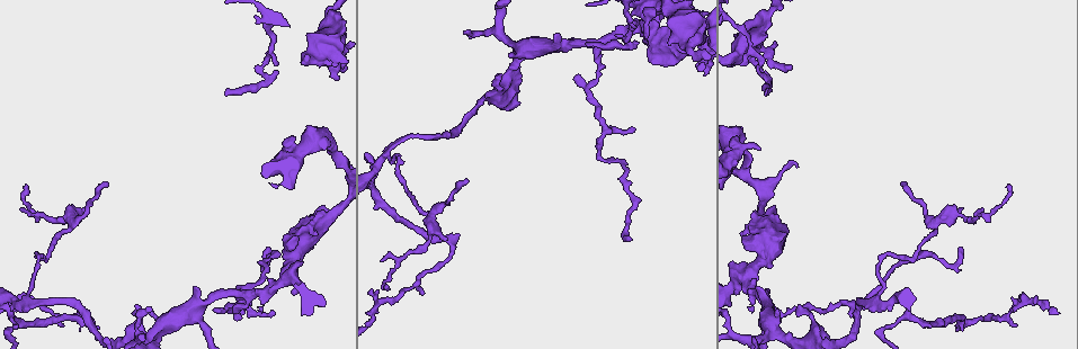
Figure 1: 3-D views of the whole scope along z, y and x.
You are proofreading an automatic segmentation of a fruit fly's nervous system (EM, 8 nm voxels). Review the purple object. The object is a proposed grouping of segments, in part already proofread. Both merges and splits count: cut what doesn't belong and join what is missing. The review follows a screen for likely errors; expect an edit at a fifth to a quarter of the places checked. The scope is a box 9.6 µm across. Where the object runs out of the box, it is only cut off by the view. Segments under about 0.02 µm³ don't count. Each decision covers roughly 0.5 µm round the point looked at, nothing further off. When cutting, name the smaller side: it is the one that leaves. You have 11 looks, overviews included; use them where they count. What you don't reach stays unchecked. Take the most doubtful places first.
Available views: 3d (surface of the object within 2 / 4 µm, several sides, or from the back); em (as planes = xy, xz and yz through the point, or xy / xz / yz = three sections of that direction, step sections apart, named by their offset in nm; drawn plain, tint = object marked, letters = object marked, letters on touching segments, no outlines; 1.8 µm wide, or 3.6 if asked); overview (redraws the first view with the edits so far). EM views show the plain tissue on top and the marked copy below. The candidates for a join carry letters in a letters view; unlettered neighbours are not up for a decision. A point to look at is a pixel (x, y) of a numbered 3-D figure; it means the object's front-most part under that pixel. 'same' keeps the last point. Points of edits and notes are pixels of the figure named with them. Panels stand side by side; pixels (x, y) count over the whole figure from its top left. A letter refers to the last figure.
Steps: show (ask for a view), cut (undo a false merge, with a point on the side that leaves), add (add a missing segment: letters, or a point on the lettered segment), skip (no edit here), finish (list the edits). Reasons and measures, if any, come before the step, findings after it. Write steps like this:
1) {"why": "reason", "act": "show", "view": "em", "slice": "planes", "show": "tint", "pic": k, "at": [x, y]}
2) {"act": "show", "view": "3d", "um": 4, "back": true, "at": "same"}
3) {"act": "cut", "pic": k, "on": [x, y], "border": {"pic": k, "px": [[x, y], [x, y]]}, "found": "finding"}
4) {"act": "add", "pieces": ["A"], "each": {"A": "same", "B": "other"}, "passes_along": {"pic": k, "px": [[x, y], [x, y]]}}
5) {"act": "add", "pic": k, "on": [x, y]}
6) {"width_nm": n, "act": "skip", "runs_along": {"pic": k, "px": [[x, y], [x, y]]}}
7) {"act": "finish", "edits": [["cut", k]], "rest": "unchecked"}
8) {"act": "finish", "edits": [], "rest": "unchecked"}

{"why": "branch stops here", "act": "show", "view": "em", "slice": "xy", "step": 4, "show": "letters", "pic": 1, "at": [766, 95]}

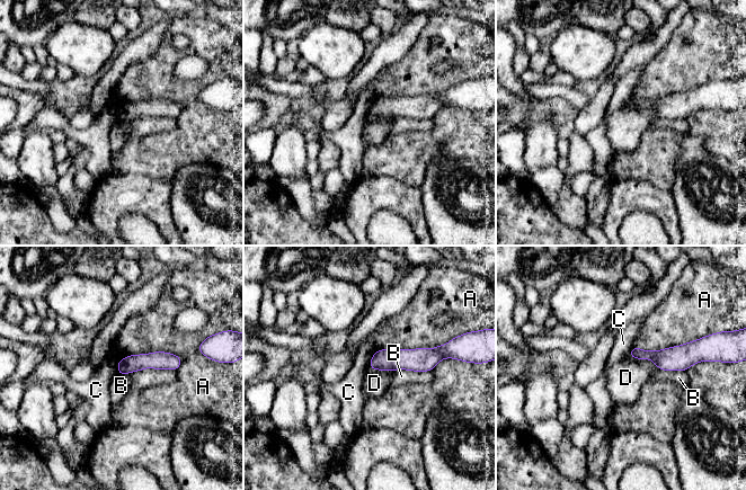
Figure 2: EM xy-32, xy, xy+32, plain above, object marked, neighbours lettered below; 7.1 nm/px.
{"act": "show", "view": "em", "slice": "yz", "step": 16, "show": "letters", "at": "same"}

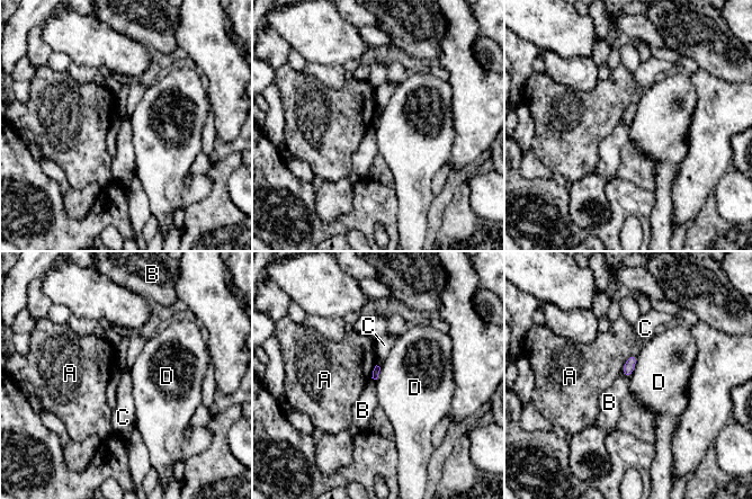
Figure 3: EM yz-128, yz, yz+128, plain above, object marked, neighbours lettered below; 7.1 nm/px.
{"act": "skip", "each": {"A": "other", "B": "other", "C": "other", "D": "other"}, "border": {"pic": 3, "px": [[637, 355], [637, 362], [629, 379]]}, "found": "no lettered segment goes on from it"}

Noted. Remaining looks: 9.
{"why": "abrupt turn", "act": "show", "view": "3d", "um": 2, "pic": 1, "at": [390, 147]}

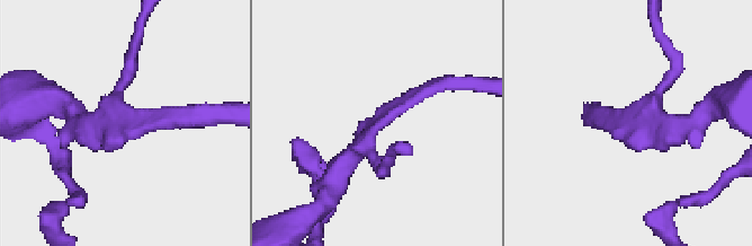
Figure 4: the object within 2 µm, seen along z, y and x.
{"arms": 3, "why": "shape alone is not enough", "act": "show", "view": "em", "slice": "xy", "step": 16, "show": "tint", "pic": 4, "at": [378, 128]}

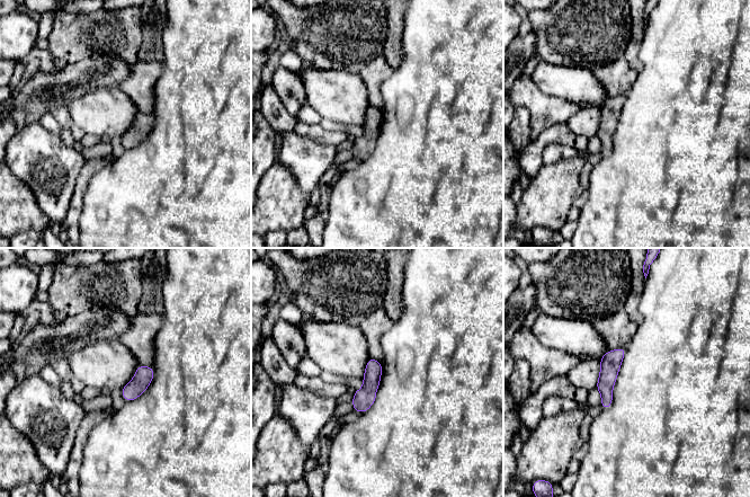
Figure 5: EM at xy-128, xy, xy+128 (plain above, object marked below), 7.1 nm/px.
{"why": "another direction", "act": "show", "view": "em", "slice": "planes", "show": "letters", "at": "same"}

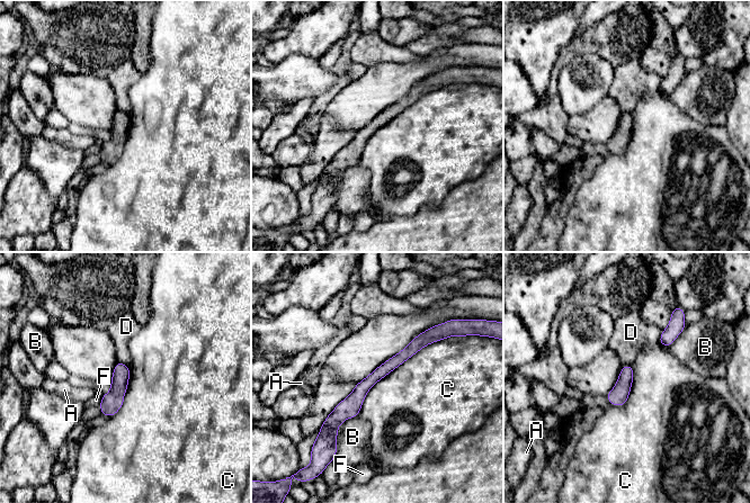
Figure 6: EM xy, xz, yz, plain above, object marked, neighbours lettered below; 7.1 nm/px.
{"act": "skip", "each": {"A": "other", "B": "other", "C": "other", "D": "other", "F": "other"}, "runs_along": {"pic": 6, "px": [[429, 335], [378, 373], [327, 422]]}, "found": "continuous, no second cell"}

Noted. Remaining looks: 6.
{"why": "free end", "act": "show", "view": "em", "slice": "planes", "show": "letters", "pic": 1, "at": [333, 77]}

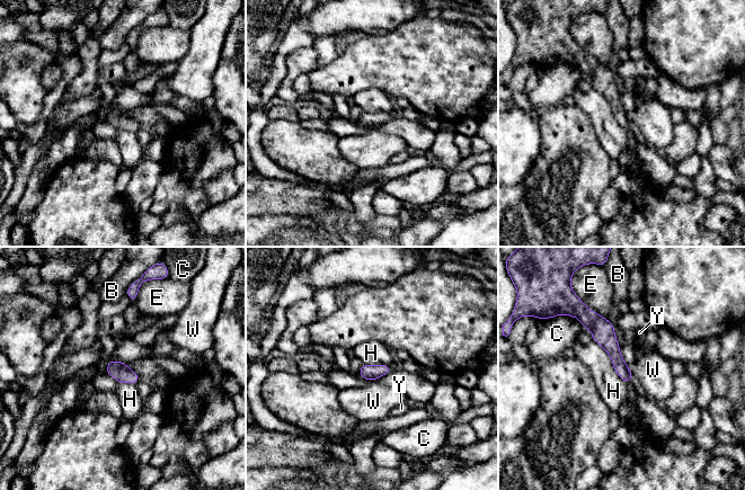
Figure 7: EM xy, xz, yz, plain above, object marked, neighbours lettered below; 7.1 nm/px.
{"act": "skip", "each": {"B": "other", "C": "other", "E": "other", "H": "other", "W": "other", "Y": "other"}, "runs_along": {"pic": 7, "px": [[590, 315], [602, 329], [628, 380]]}, "found": "none of them fits"}

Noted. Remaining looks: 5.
{"why": "branch stops here", "act": "show", "view": "em", "slice": "planes", "show": "letters", "pic": 1, "at": [749, 309]}

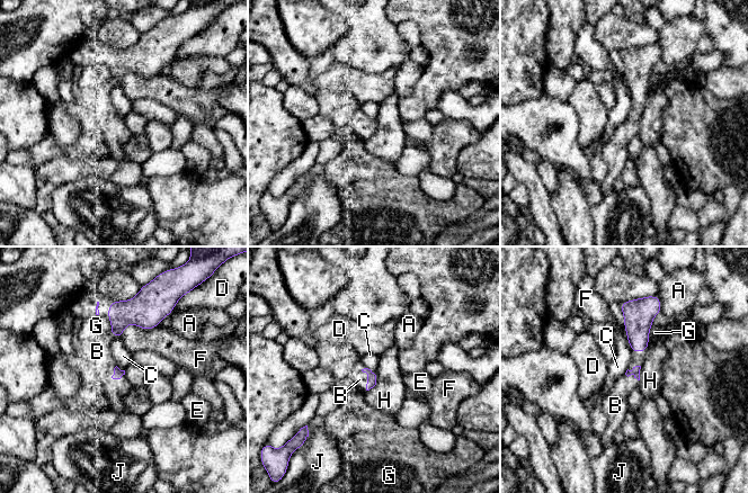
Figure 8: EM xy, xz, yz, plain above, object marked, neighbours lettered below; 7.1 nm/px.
{"longest_contact_nm": ["F", 280], "act": "add", "pieces": ["B"], "each": {"A": "other", "B": "same", "C": "other", "D": "other", "E": "other", "F": "other", "G": "other", "H": "other", "J": "other"}, "found": "it goes on there"}

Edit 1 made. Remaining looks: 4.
{"why": "thin end", "act": "show", "view": "3d", "um": 4, "pic": 1, "at": [465, 179]}

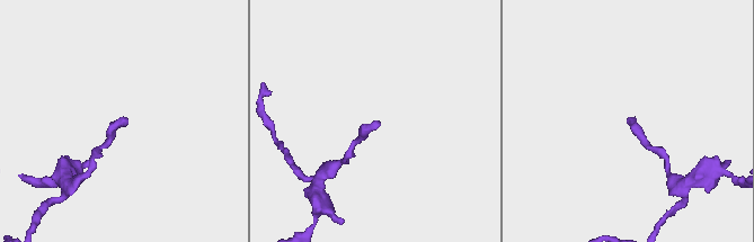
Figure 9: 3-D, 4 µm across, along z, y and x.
{"act": "show", "view": "em", "slice": "xz", "step": 4, "show": "tint", "pic": 9, "at": [121, 118]}

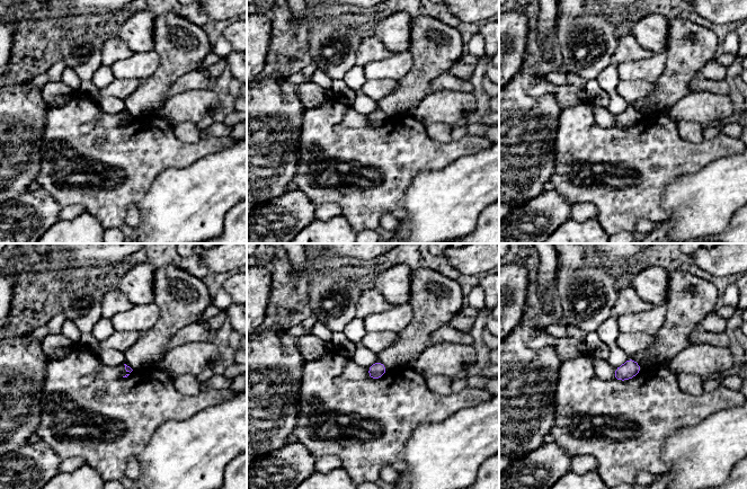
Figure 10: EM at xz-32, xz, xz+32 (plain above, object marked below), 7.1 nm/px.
{"act": "show", "view": "em", "slice": "planes", "show": "letters", "at": "same"}

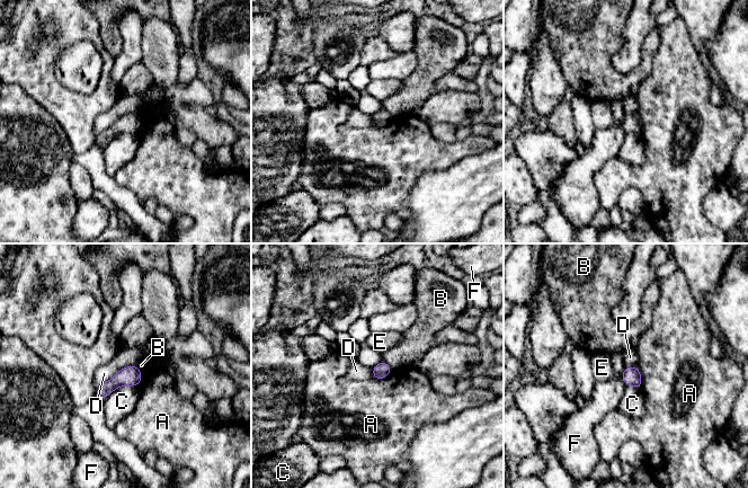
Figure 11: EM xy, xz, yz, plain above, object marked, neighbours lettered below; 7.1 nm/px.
{"act": "skip", "each": {"A": "other", "B": "other", "C": "other", "D": "other", "E": "other", "F": "other"}, "border": {"pic": 11, "px": [[136, 364], [123, 366], [95, 391]]}, "found": "no lettered segment goes on from it"}

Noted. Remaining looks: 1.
{"act": "finish", "edits": [["add", 8]], "rest": "unchecked"}

